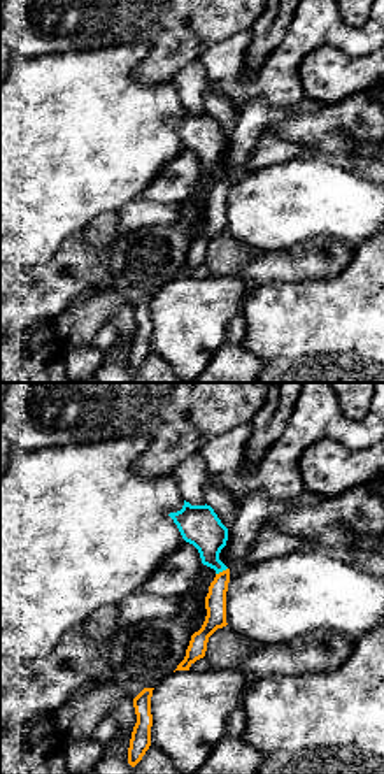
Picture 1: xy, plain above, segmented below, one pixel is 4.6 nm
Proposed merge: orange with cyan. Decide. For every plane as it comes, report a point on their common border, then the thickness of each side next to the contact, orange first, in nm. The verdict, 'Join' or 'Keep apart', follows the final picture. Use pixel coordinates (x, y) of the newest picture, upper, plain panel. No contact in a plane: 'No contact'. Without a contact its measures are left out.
Touches orange at (223, 178). Thickness 100 nm (orange) against 190 nm

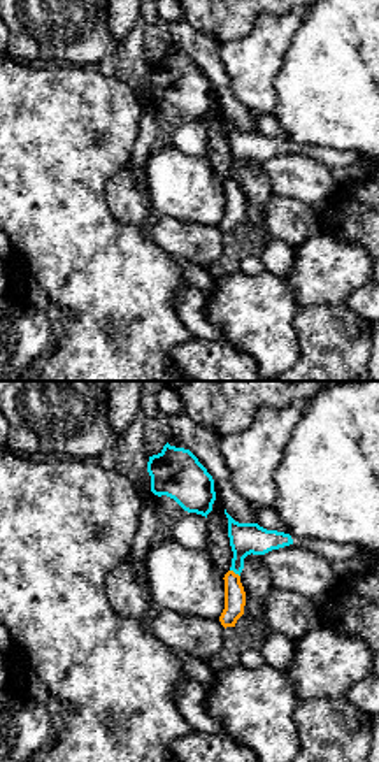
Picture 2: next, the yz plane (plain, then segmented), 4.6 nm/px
Touches orange at (234, 179). Thickness 100 nm (orange) against 140 nm

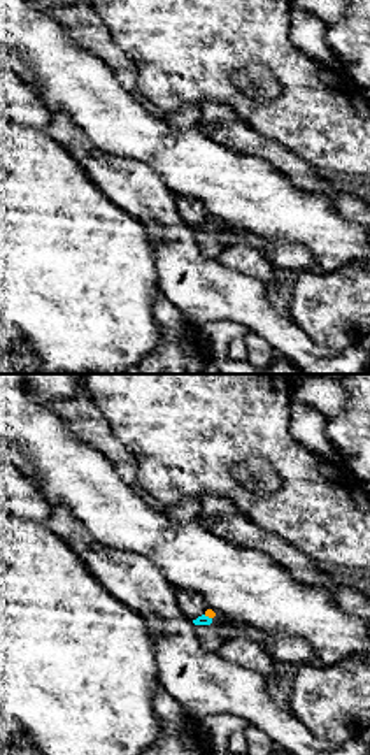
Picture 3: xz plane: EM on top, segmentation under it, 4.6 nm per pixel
Touches orange at (207, 222). Thickness 40 nm (orange) against 50 nm

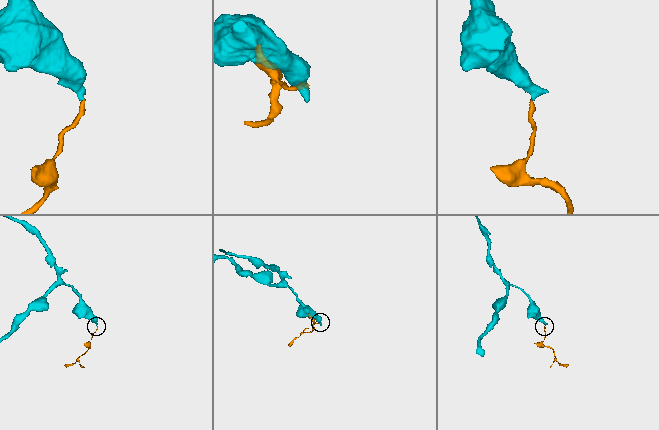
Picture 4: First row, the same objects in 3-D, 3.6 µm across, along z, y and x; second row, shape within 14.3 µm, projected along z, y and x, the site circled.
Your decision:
Keep apart

